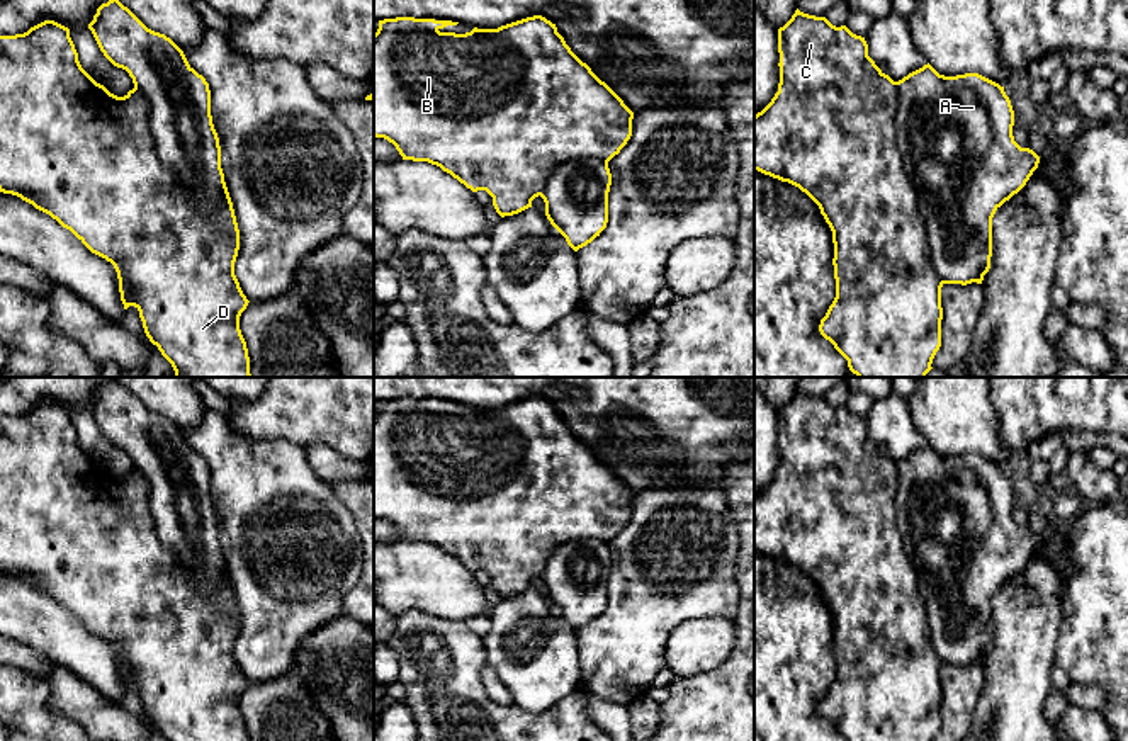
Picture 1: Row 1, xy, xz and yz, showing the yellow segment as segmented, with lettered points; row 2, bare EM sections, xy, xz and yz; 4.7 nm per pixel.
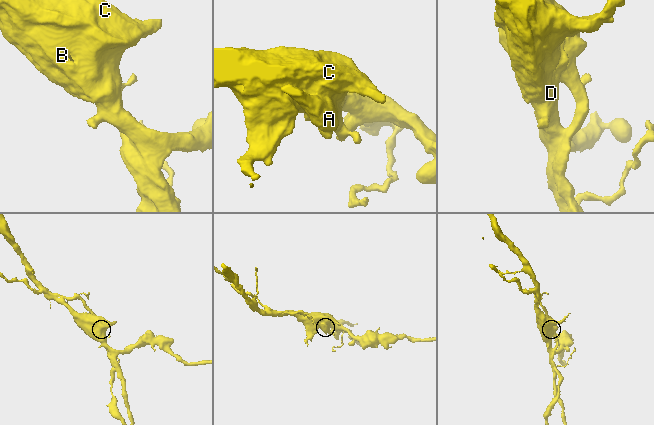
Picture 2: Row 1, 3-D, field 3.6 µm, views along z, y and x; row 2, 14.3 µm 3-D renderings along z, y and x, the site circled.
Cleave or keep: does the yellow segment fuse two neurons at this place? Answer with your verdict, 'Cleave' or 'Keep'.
Cleave

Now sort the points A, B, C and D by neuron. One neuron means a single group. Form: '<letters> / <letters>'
A / B C D

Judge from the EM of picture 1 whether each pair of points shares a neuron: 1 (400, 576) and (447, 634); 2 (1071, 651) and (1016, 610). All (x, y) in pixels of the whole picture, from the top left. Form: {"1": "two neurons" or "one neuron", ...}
{"1": "two neurons", "2": "two neurons"}

